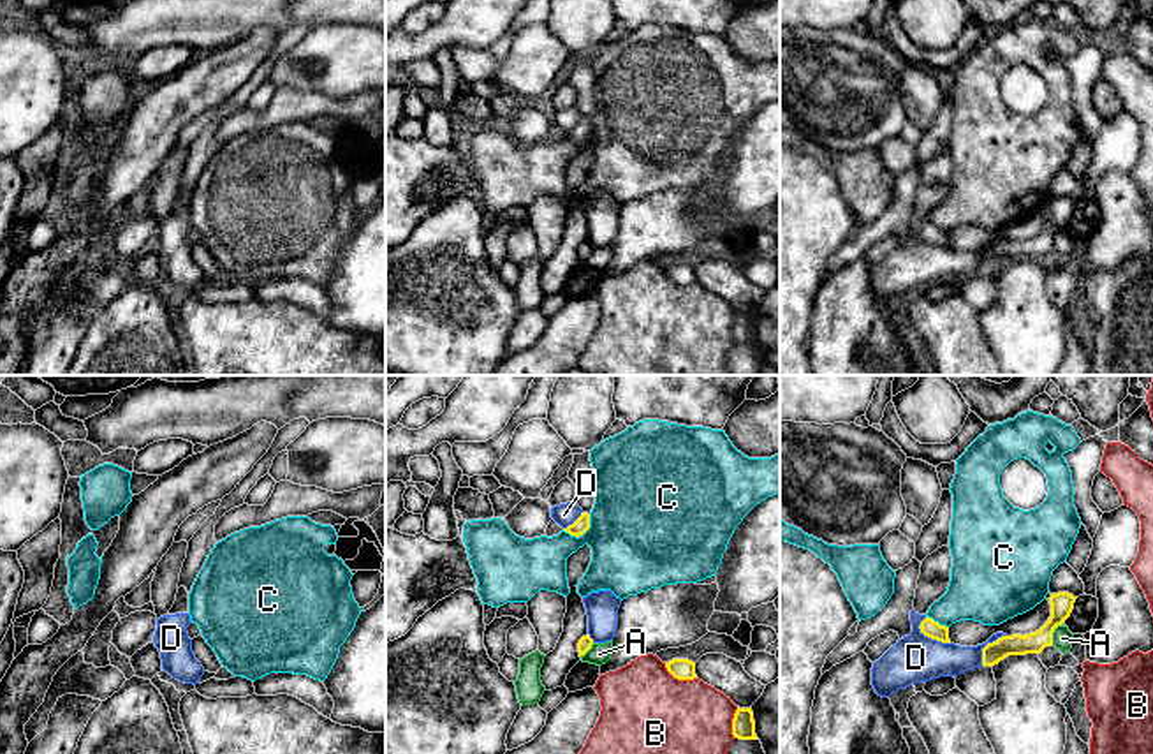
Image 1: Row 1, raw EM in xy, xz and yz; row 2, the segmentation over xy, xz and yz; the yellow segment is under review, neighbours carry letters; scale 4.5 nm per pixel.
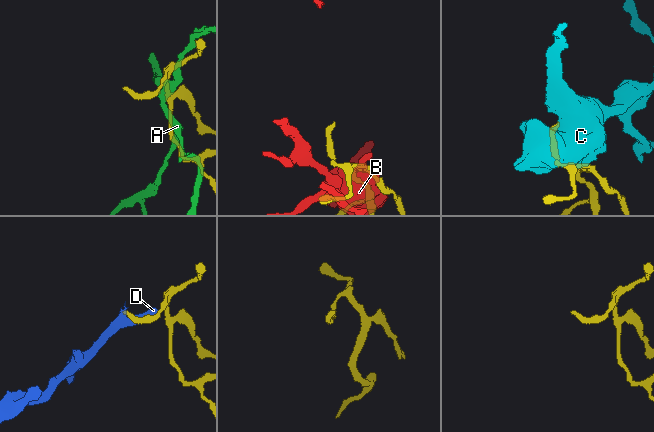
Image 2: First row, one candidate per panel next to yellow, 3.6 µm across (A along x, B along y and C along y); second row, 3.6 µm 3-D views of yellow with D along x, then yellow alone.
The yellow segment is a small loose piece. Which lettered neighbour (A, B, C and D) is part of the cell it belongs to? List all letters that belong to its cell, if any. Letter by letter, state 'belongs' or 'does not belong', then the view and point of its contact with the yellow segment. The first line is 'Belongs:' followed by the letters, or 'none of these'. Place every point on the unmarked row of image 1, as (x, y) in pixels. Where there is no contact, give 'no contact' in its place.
Belongs: none of these
A: does not belong; contact yz (1051, 240)
B: does not belong; contact xz (678, 284)
C: does not belong; contact xz (581, 140)
D: does not belong; contact yz (932, 243)

